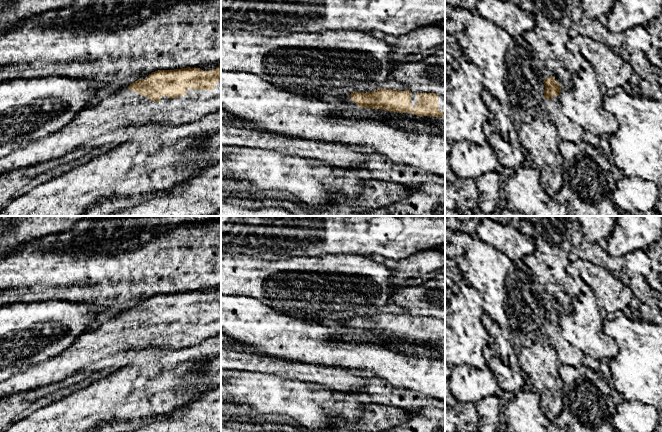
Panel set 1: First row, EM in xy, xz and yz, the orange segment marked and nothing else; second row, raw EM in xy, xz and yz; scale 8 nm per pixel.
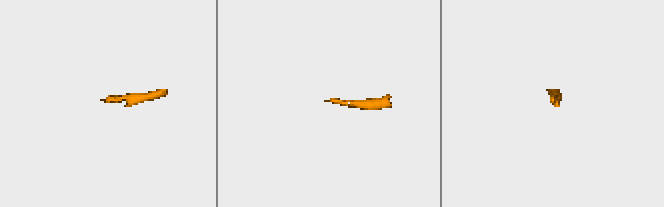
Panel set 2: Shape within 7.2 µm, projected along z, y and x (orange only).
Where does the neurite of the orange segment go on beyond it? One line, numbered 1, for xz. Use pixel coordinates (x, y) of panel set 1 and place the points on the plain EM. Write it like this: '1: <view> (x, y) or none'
1: xz (441, 323)

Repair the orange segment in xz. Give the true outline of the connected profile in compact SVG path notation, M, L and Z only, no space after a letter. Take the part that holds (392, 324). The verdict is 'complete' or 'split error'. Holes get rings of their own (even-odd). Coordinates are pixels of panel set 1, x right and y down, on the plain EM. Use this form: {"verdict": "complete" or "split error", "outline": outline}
{"verdict": "split error", "outline": "M381 312L366 317L354 315L339 323L363 332L412 337L421 341L445 340L445 320L435 317L413 317L410 314Z"}

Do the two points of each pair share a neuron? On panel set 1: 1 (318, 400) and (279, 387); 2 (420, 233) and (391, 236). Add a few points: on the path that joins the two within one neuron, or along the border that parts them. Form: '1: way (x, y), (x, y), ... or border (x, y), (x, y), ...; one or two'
1: way (308, 400), (289, 397); one
2: way (413, 233), (398, 233); one

